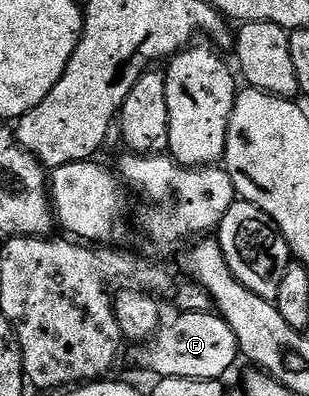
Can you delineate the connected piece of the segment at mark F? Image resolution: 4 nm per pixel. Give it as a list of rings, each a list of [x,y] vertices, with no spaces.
[[[216,312],[181,313],[173,322],[162,324],[156,334],[140,346],[137,361],[145,369],[157,373],[158,378],[182,377],[183,379],[224,378],[225,372],[239,361],[235,331]]]

